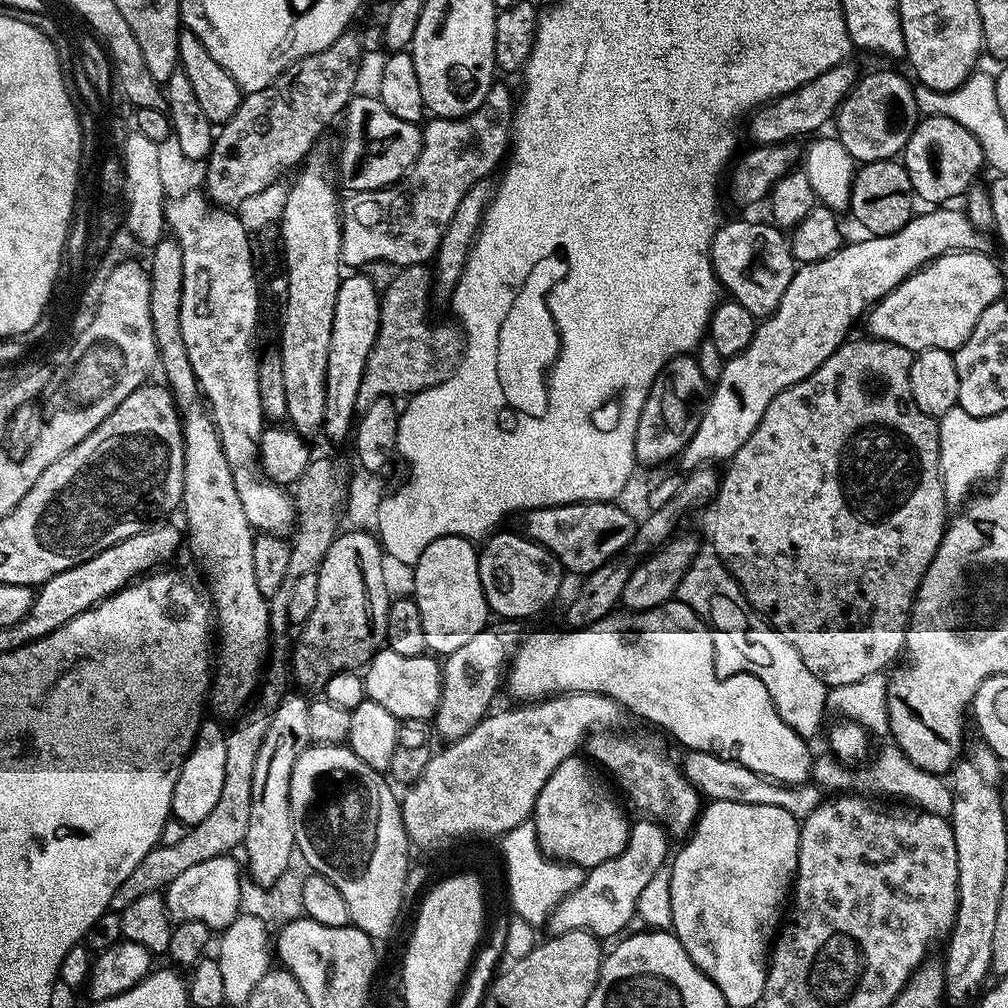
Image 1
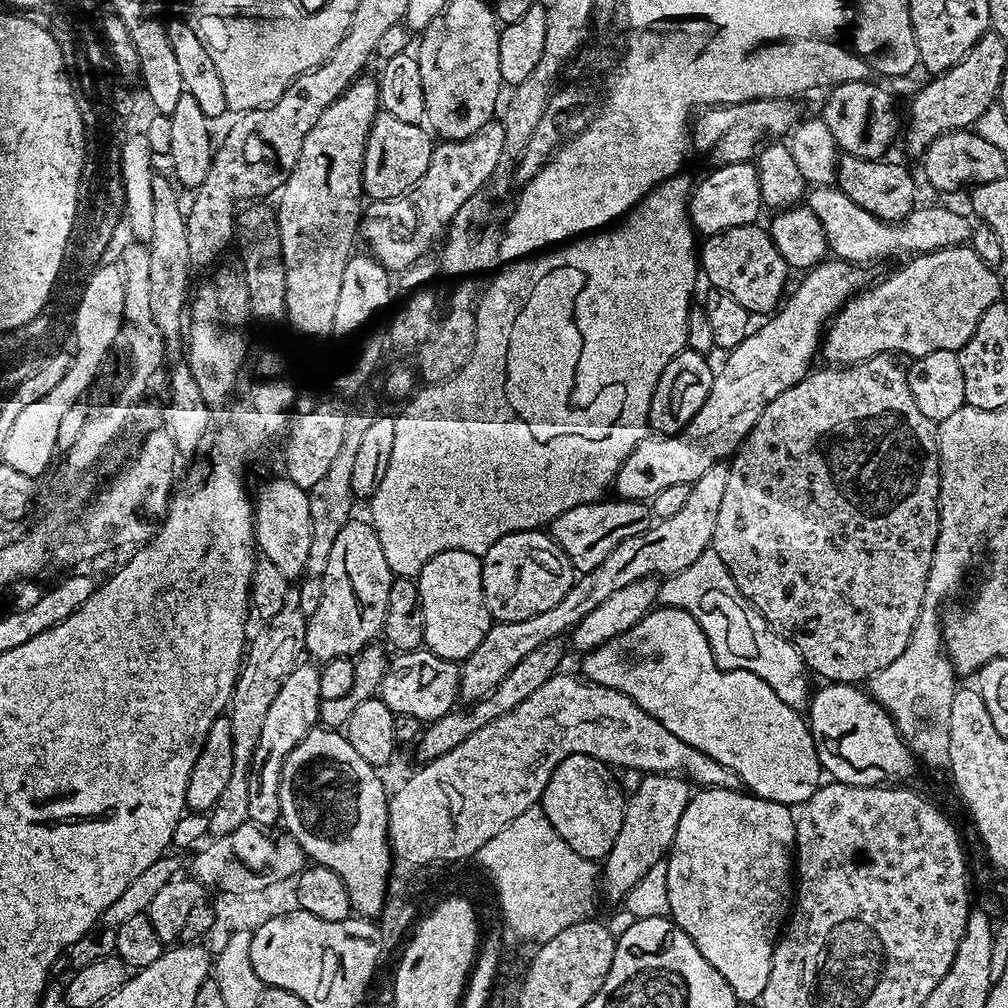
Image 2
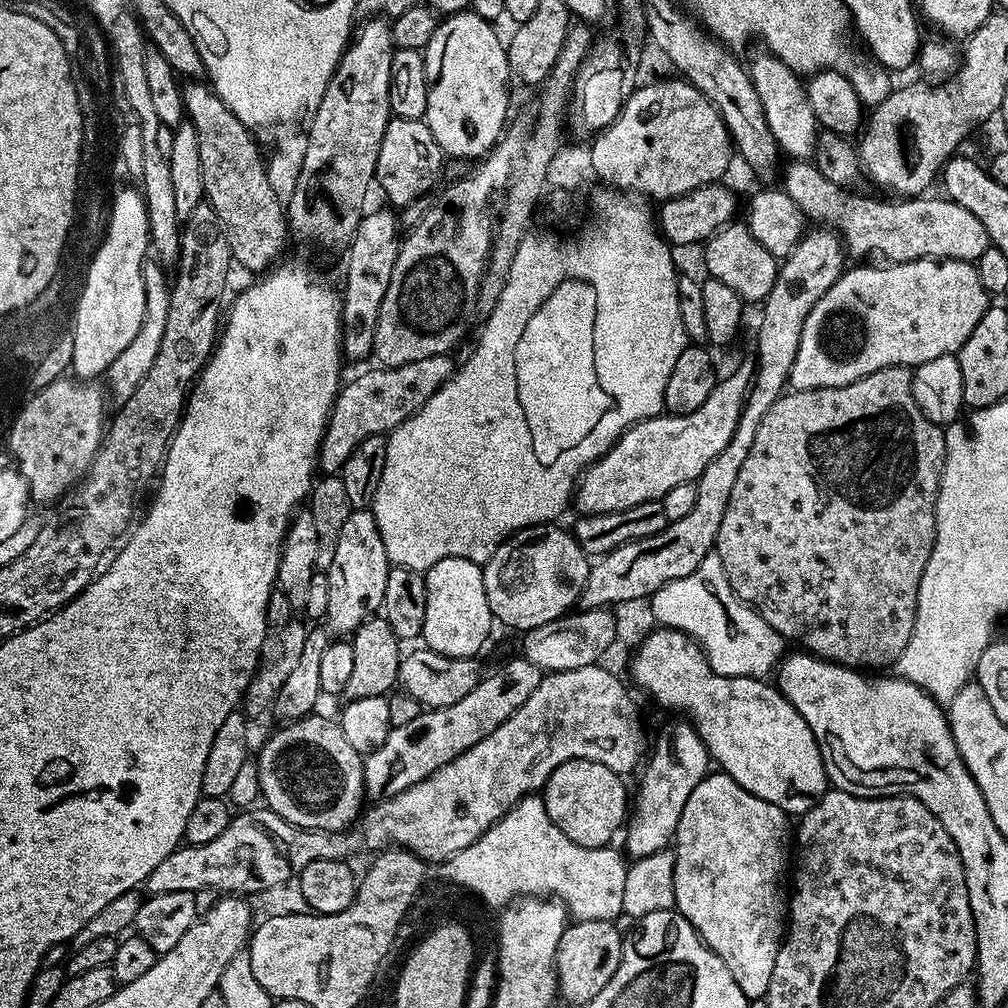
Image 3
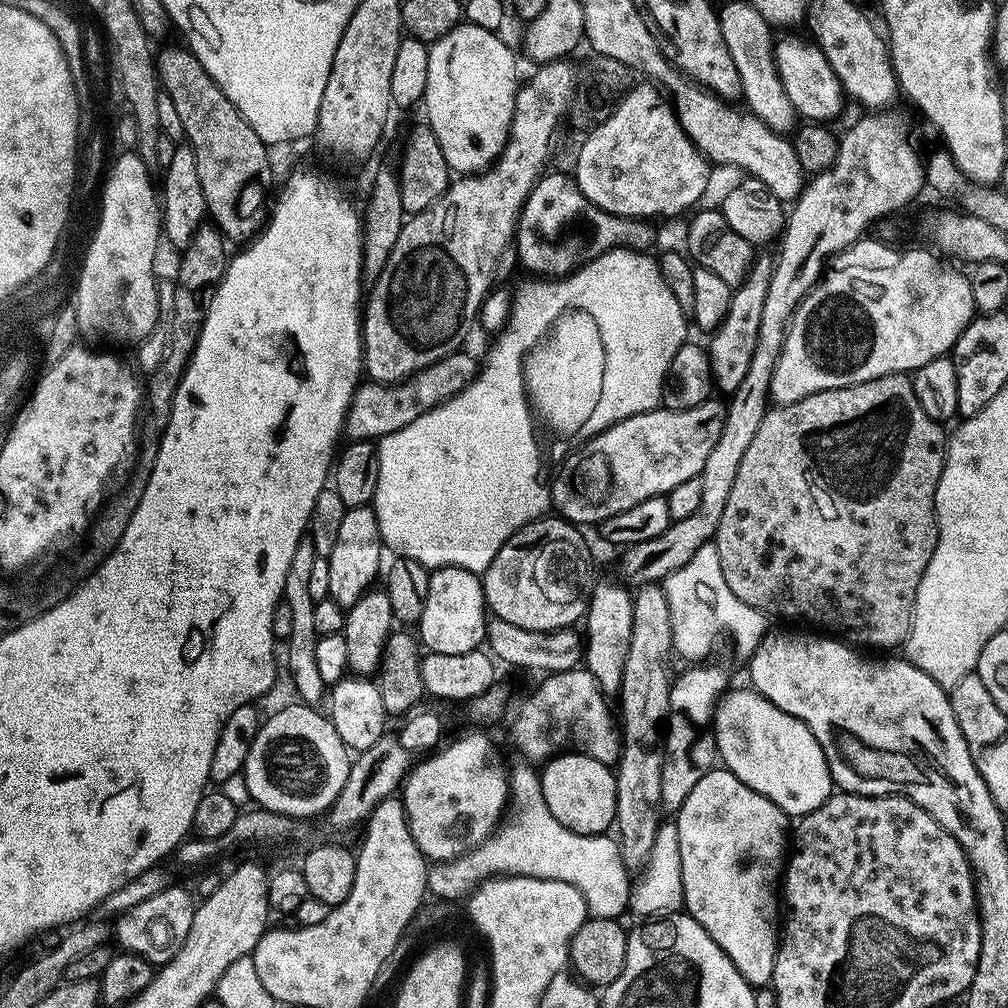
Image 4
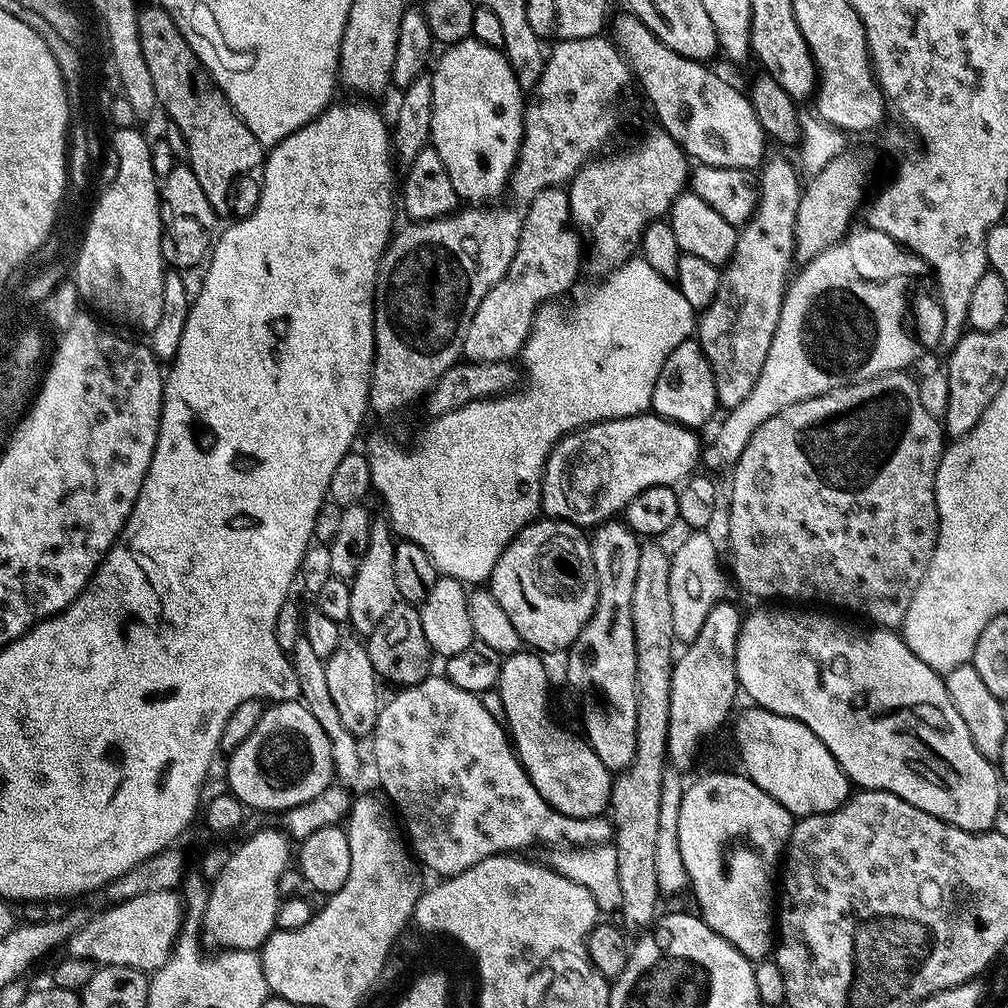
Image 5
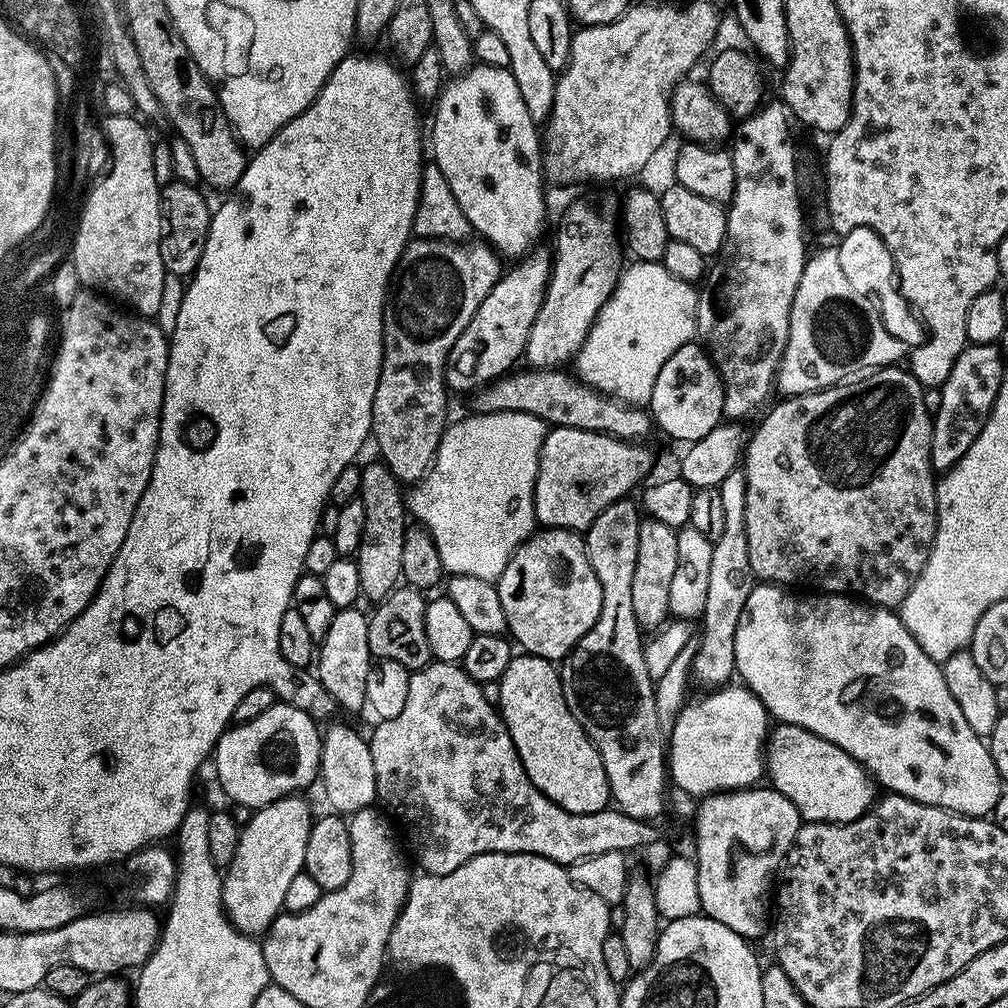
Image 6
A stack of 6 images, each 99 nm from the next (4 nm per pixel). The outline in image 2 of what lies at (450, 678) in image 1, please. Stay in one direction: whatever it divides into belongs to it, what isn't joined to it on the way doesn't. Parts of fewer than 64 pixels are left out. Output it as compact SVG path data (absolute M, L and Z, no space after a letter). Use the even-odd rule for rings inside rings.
M721 462L710 466L702 478L698 478L692 485L690 498L673 514L671 518L653 523L651 528L634 538L626 538L622 546L614 546L602 562L594 570L577 575L570 586L566 598L550 610L542 610L542 614L534 614L534 618L526 618L522 622L496 622L478 642L478 648L467 656L459 665L461 701L475 702L485 700L498 686L508 671L514 669L526 654L541 646L547 639L564 636L569 633L573 625L577 624L594 606L602 606L610 594L617 593L630 582L638 582L649 578L667 578L675 572L686 570L690 562L702 558L702 554L712 546L714 526L718 523L718 510L722 506L722 498L726 491L726 481L730 479L728 464Z

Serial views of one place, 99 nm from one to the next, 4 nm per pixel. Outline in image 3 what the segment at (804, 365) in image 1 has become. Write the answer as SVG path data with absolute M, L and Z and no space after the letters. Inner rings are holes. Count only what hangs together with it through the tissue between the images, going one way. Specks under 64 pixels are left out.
M751 363L740 364L690 414L673 416L661 414L642 420L627 428L606 455L584 469L575 489L574 508L585 516L626 510L647 500L664 497L666 490L679 484L690 484L700 479L702 470L726 450L726 442L734 434L748 389L752 387L754 368Z

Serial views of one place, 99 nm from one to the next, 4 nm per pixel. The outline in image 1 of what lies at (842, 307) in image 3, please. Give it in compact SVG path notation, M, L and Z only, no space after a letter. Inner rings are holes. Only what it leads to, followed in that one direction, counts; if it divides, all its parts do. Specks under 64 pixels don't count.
M987 251L947 252L906 278L867 313L869 337L889 340L917 354L928 348L952 352L960 348L986 306L1001 299L1004 280Z

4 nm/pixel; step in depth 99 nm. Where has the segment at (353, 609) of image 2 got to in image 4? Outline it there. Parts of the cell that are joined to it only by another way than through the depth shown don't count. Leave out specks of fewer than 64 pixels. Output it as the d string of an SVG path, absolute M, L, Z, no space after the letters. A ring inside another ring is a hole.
M371 506L362 508L349 508L342 518L342 527L338 530L338 542L330 546L330 554L326 559L330 570L330 590L328 595L331 600L338 602L346 610L358 602L365 592L373 587L376 575L381 575L380 552L382 553L382 541L378 530L378 518L376 509Z

